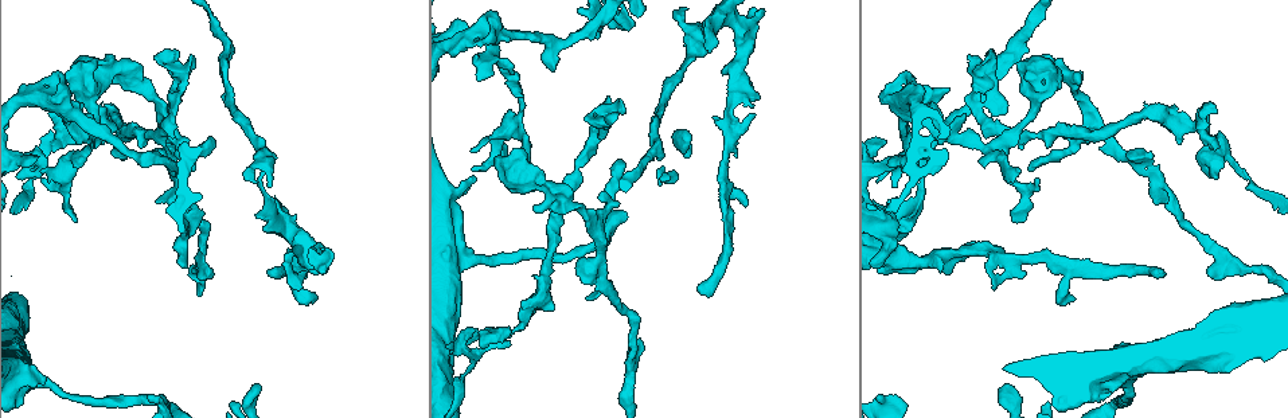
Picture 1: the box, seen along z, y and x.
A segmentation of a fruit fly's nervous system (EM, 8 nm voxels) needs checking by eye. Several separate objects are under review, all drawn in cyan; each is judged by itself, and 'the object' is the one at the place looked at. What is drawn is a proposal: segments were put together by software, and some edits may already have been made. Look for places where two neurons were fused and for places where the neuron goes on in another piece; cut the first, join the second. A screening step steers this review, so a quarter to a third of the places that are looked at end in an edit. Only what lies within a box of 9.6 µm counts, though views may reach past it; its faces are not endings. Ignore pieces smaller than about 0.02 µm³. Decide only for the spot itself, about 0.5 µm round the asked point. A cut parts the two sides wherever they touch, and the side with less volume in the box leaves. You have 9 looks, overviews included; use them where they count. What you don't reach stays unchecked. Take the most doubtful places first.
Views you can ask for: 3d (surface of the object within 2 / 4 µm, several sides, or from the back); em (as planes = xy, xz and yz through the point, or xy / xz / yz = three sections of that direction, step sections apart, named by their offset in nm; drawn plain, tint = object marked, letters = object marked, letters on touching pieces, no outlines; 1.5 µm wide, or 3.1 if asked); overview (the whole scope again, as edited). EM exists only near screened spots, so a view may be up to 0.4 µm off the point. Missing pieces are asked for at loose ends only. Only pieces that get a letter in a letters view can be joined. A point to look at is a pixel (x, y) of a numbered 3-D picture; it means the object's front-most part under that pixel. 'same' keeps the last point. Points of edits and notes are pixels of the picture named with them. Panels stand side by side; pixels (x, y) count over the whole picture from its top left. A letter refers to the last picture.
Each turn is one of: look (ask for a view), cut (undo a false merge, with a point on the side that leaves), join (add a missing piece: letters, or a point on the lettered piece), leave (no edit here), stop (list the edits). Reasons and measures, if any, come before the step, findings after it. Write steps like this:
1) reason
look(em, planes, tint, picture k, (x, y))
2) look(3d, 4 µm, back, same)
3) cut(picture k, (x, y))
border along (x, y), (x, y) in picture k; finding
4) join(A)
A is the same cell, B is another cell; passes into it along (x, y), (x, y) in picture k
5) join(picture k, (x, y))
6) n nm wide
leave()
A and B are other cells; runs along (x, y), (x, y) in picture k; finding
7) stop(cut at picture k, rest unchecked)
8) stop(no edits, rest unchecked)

free end
look(em, yz, step 4, letters, picture 1, (707, 295))

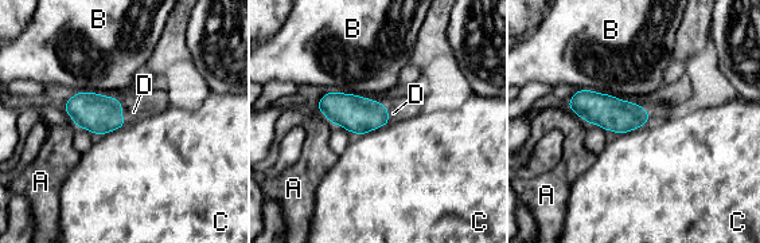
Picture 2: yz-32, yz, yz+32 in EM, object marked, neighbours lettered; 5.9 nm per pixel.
join(D)
D is the same cell, A, B and C are other cells; passes into it along (100, 114), (123, 112), (133, 112) in picture 2; it goes on there

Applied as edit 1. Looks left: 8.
redraw
look(overview)

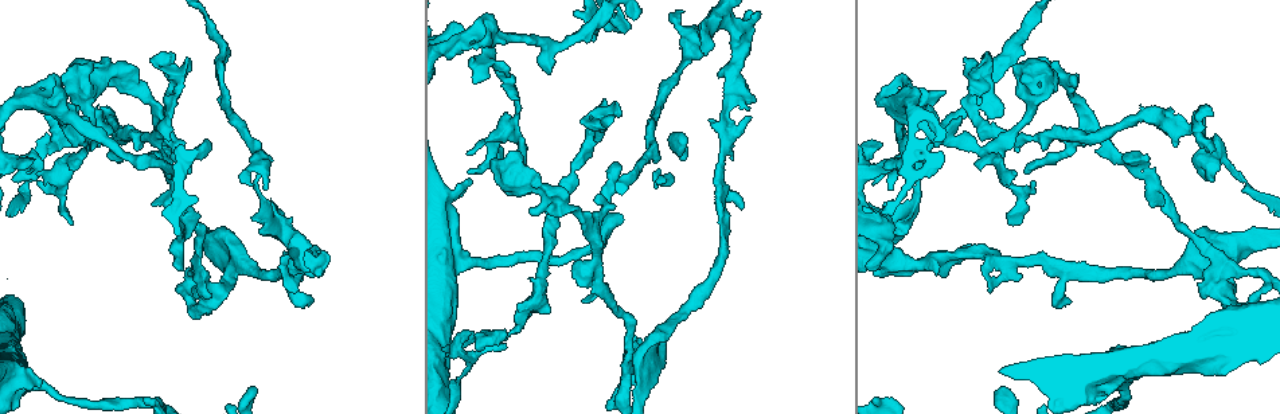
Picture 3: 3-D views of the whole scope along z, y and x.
look(em, xy, step 8, plain, picture 3, (478, 348))

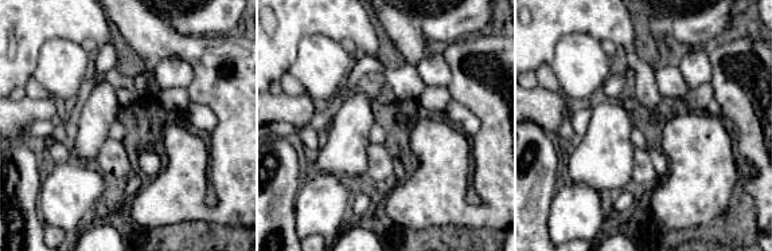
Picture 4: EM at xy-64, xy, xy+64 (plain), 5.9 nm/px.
look(em, xy, step 8, letters, same)

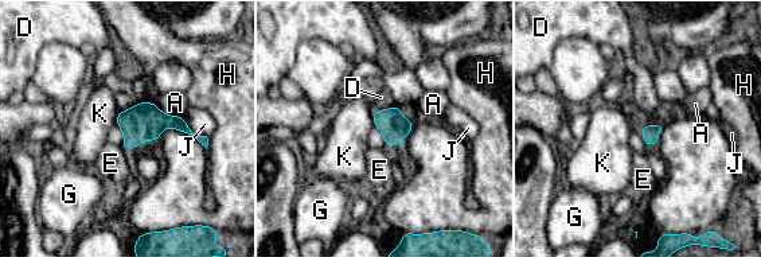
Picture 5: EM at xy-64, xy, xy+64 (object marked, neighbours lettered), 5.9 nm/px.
J touches over 200 nm
leave()
A, D, E, G, H, J and K are other cells; none of them fits

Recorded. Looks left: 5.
abrupt turn
look(3d, 4 µm, picture 3, (693, 55))

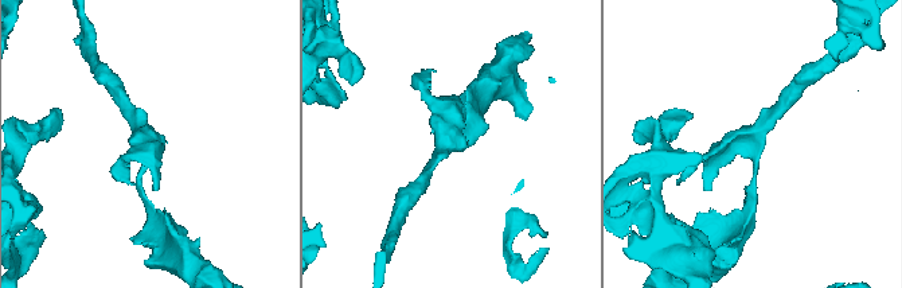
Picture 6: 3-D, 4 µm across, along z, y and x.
shape alone is not enough
look(em, planes, letters, picture 6, (453, 147))

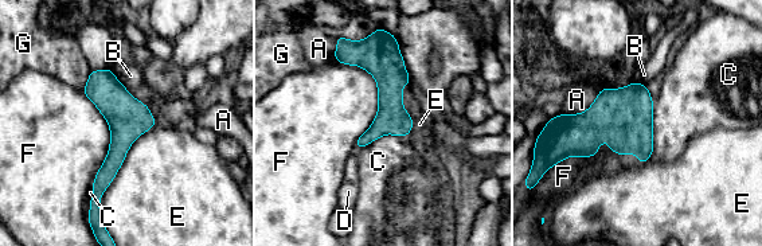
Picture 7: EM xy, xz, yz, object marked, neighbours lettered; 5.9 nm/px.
leave()
A, B, C, D, E, F and G are other cells; border along (653, 101), (653, 151), (651, 155) in picture 7; continuous, no second neuron

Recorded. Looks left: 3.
branch stops here
look(3d, 2 µm, back, picture 3, (981, 169))

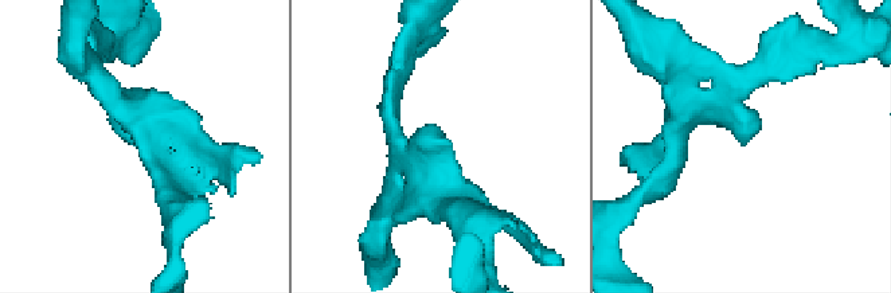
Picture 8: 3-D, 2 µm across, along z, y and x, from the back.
look(em, xz, step 8, tint, picture 8, (448, 144))

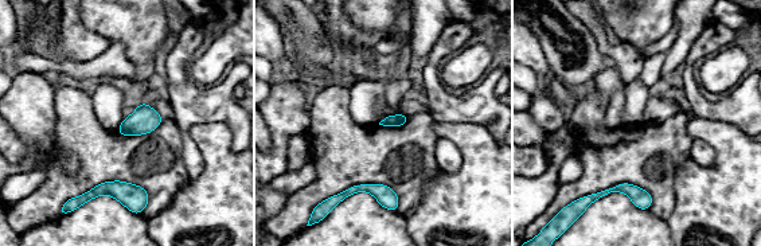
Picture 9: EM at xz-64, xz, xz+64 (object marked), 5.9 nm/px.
look(em, planes, letters, same)

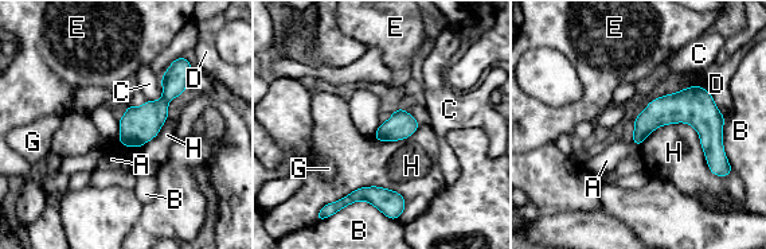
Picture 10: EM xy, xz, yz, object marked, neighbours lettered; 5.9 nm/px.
leave()
A, B, C, D, E, G and H are other cells; border along (641, 140), (688, 123), (720, 178) in picture 10; none of them fits

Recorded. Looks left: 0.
stop(join at picture 2, rest unchecked)

